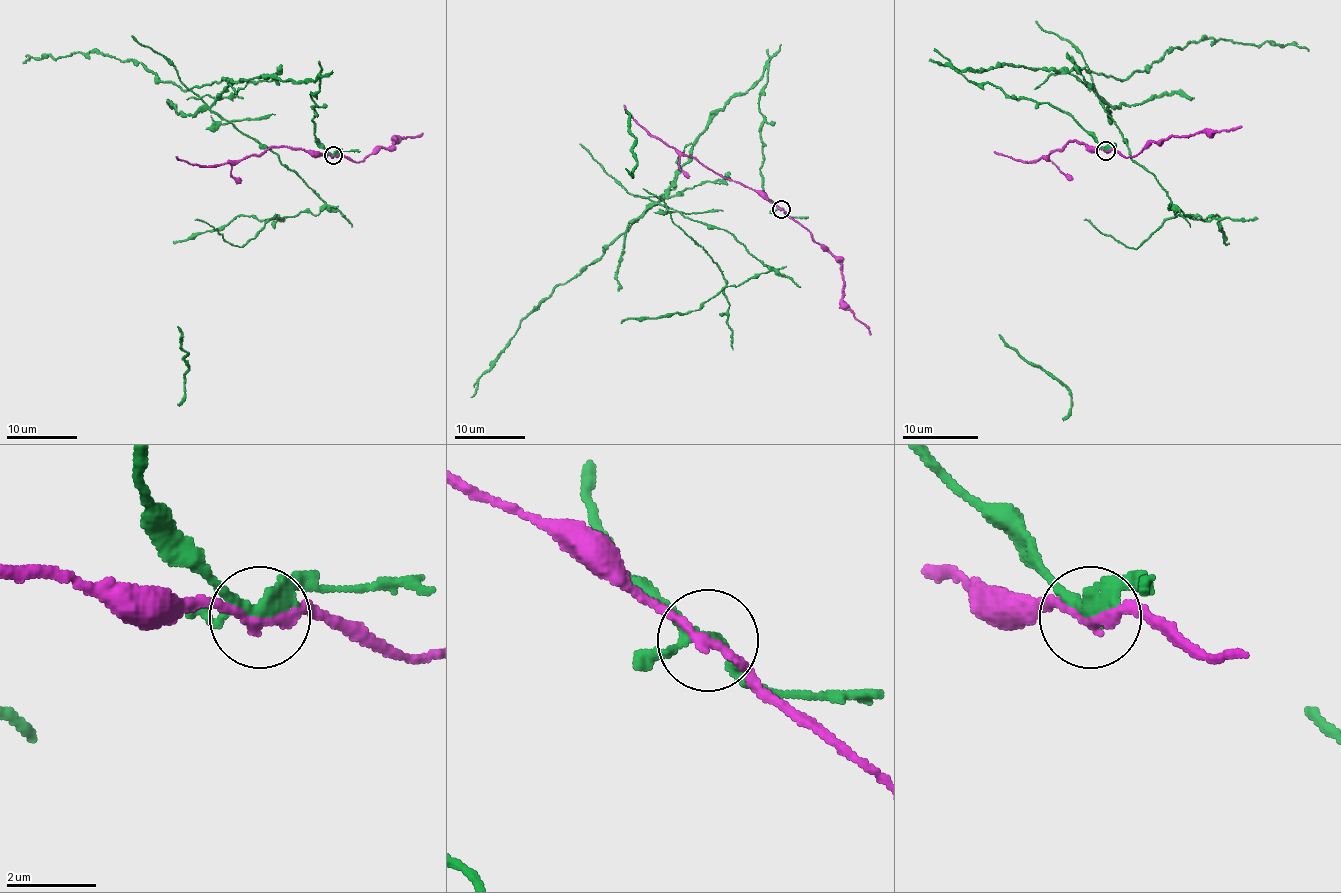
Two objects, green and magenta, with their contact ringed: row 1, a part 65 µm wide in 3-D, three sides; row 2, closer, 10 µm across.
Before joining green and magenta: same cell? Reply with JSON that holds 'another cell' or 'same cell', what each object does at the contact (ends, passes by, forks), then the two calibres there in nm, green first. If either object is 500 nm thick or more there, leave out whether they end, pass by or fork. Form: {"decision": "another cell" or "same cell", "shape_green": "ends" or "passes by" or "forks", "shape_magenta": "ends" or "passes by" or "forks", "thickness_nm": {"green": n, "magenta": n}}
{"decision": "another cell", "shape_green": "forks", "shape_magenta": "passes by", "thickness_nm": {"green": 200, "magenta": 220}}

